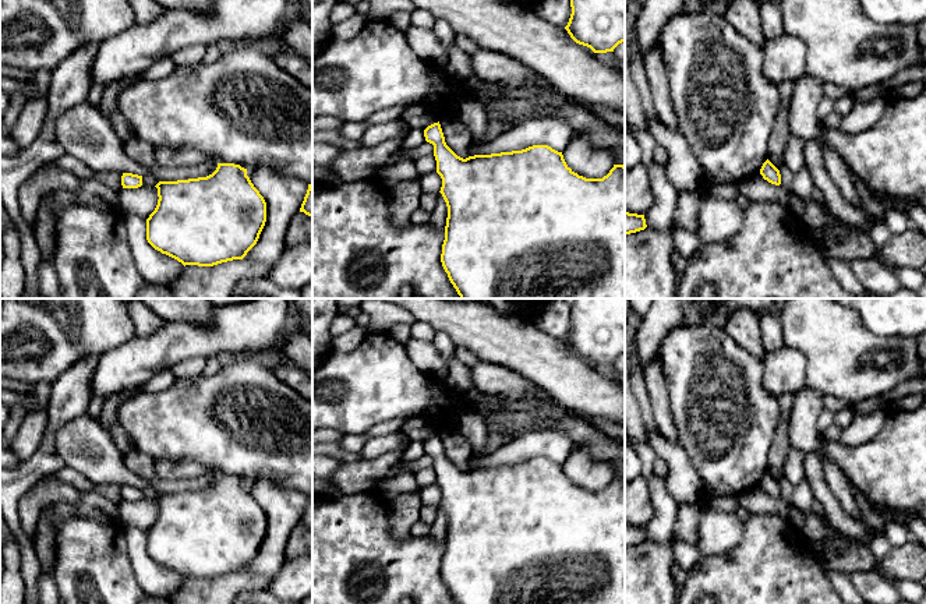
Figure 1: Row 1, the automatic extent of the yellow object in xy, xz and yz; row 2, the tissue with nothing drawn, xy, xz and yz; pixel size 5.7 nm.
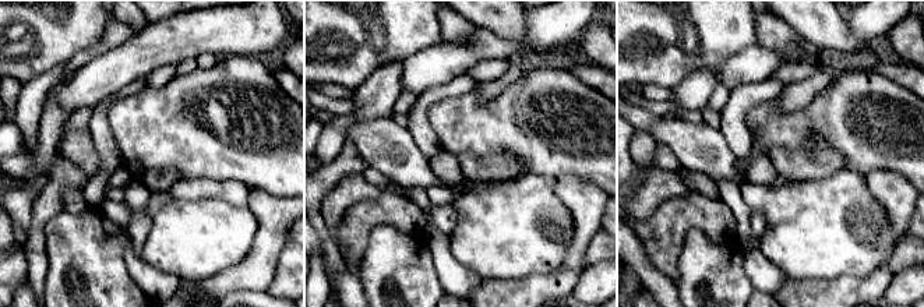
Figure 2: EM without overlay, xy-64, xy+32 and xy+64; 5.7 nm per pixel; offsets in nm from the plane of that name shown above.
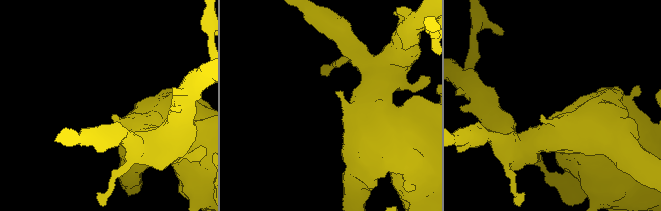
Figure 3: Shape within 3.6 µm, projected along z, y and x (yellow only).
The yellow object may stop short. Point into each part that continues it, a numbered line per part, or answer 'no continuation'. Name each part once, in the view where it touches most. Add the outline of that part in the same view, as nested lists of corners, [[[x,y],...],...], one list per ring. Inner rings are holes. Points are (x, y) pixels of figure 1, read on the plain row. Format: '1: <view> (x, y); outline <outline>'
no continuation

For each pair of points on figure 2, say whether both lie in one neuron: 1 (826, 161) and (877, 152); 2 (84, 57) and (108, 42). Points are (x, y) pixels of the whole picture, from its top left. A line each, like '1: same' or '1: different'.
1: different
2: same

